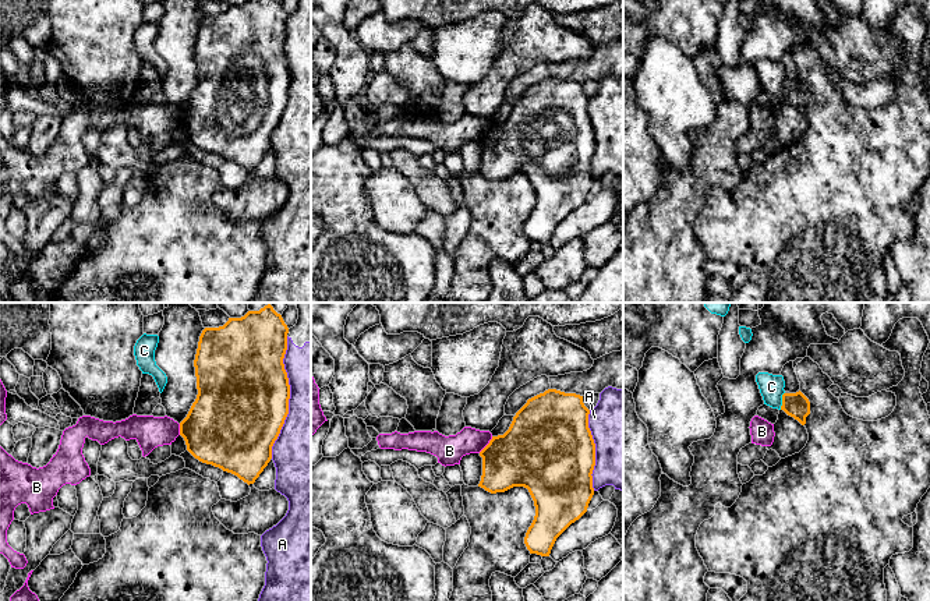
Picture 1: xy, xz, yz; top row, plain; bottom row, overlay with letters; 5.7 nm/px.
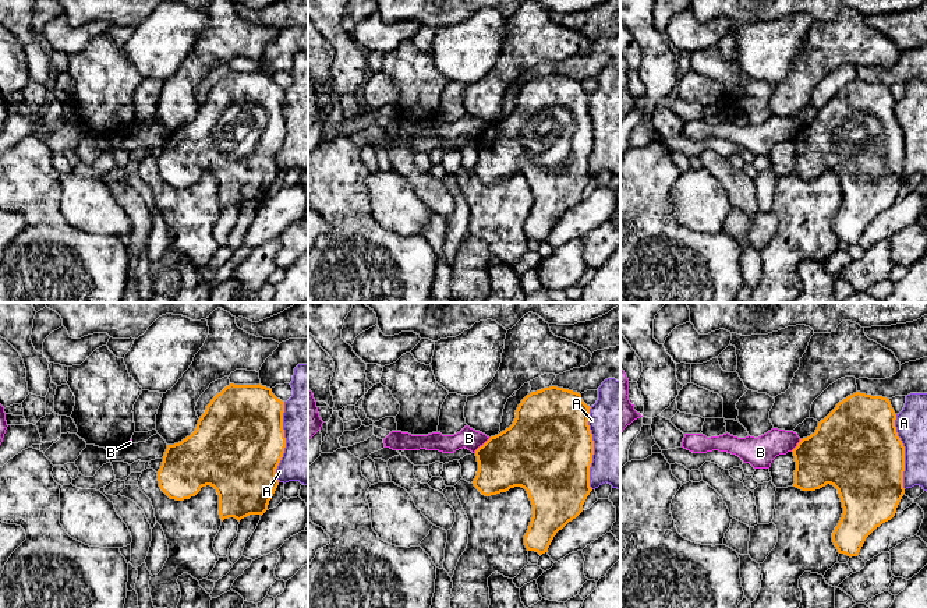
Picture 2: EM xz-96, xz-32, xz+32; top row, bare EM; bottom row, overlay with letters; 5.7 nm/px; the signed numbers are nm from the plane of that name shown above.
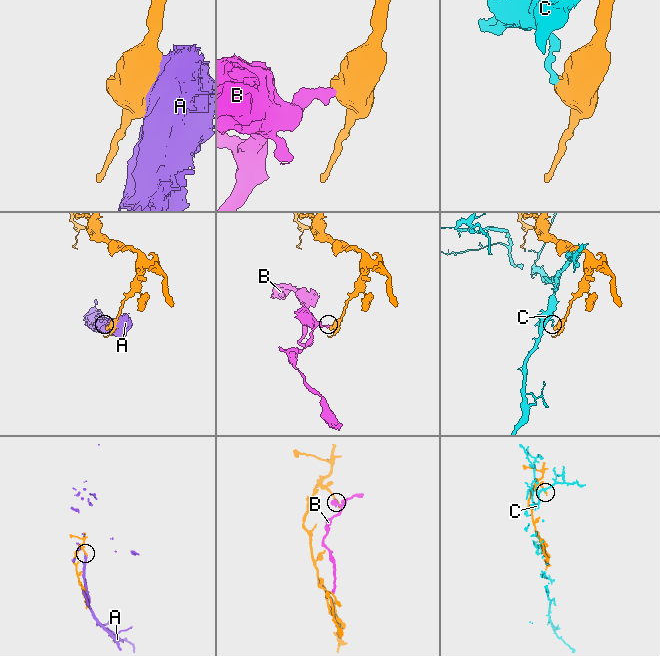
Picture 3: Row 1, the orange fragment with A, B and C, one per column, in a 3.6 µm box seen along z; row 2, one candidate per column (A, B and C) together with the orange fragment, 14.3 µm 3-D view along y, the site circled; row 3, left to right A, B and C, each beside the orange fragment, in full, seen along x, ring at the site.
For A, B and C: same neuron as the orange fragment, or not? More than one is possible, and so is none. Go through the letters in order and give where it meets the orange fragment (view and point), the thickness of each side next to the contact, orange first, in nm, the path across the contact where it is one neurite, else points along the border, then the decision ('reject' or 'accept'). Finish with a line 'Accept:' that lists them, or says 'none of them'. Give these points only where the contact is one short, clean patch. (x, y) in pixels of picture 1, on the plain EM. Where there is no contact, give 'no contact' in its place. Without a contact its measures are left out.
A: xy (289, 85) | 500/340 nm | reject
B: xz (487, 133) | 380/160 nm | along xz (492, 124), (478, 140) | reject
C: yz (782, 88) | 140/140 nm | along yz (784, 80), (780, 96) | reject
Accept: none of them

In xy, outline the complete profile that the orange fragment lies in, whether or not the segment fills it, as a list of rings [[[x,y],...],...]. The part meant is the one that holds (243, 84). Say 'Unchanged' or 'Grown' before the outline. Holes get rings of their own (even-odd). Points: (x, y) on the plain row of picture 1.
Unchanged. [[[247,0],[219,15],[205,15],[194,47],[198,82],[180,123],[187,138],[254,172],[272,146],[272,134],[289,102],[290,73],[283,46],[289,15],[277,0]]]

